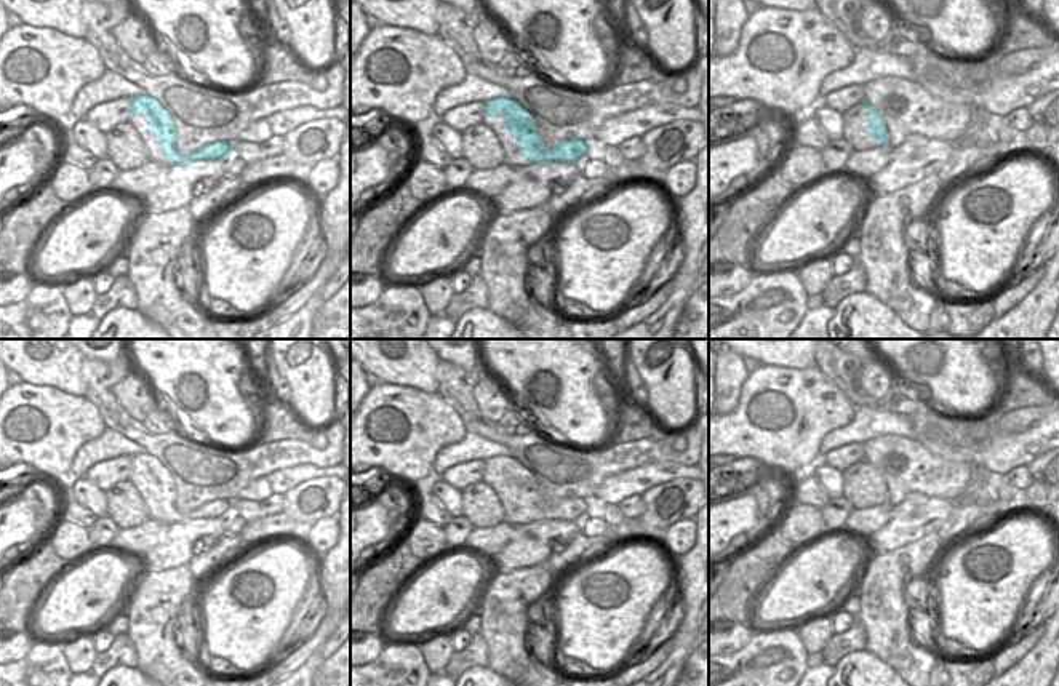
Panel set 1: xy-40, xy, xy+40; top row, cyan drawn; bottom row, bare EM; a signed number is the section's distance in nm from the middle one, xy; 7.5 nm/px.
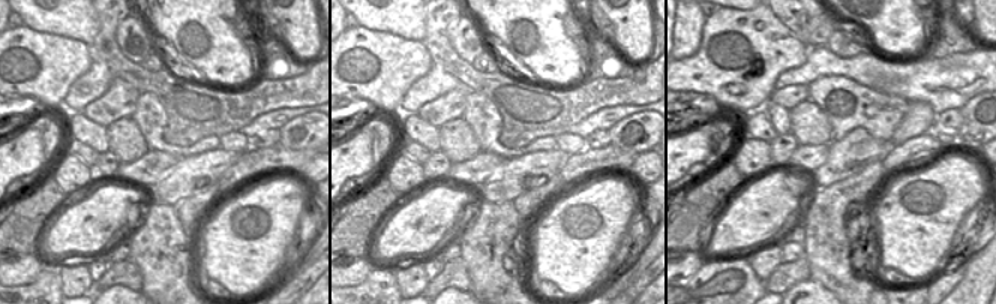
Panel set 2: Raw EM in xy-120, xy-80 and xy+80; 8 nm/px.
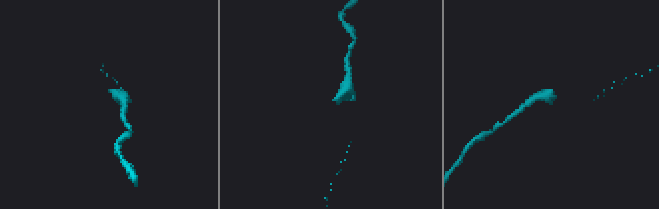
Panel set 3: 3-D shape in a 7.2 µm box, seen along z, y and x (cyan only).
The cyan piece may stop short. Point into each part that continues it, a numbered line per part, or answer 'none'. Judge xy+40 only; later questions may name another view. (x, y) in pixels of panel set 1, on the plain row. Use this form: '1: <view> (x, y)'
1: xy+40 (880, 454)

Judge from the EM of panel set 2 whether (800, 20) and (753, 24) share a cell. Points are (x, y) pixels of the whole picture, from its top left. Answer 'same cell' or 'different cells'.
different cells

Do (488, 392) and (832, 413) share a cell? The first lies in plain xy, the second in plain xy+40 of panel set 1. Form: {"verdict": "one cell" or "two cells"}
{"verdict": "one cell"}

